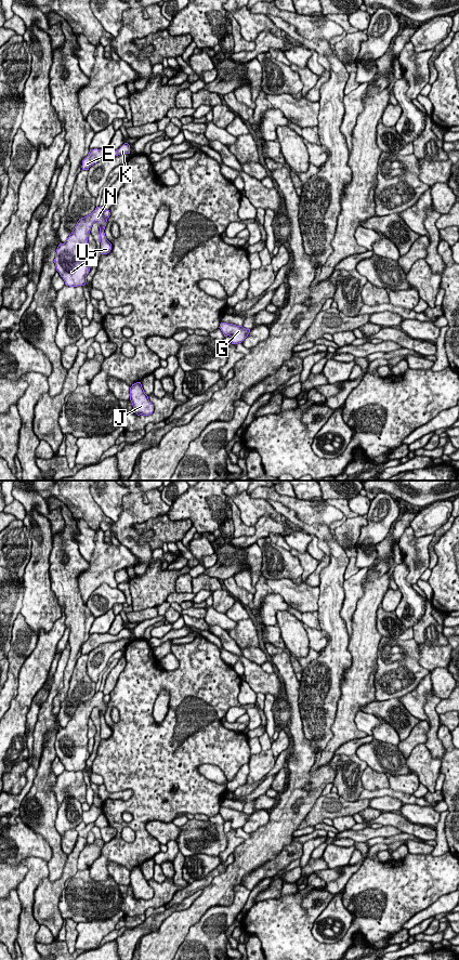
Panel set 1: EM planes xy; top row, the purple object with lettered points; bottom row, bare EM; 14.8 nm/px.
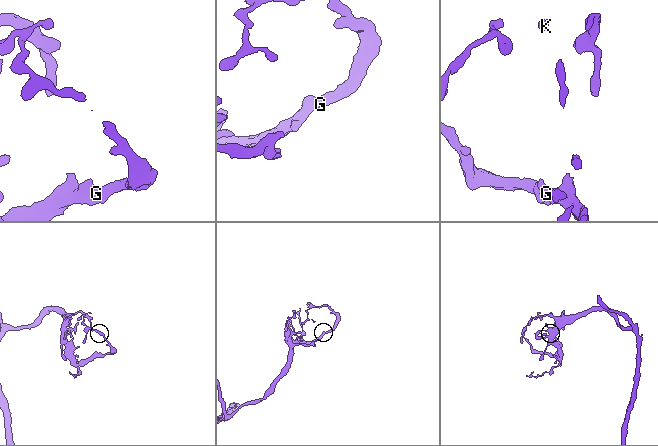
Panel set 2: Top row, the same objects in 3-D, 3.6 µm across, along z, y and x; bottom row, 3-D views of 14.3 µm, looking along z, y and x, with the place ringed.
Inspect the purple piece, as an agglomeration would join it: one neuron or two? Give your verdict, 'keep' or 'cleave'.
cleave

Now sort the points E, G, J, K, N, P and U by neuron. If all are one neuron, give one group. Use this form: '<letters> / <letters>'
E G J K N P / U

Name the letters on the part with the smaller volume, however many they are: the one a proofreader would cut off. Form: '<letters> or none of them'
U

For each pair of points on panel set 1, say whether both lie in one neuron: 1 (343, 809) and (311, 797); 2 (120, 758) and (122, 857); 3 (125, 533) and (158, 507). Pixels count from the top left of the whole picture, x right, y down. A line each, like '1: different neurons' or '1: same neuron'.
1: different neurons
2: same neuron
3: same neuron

